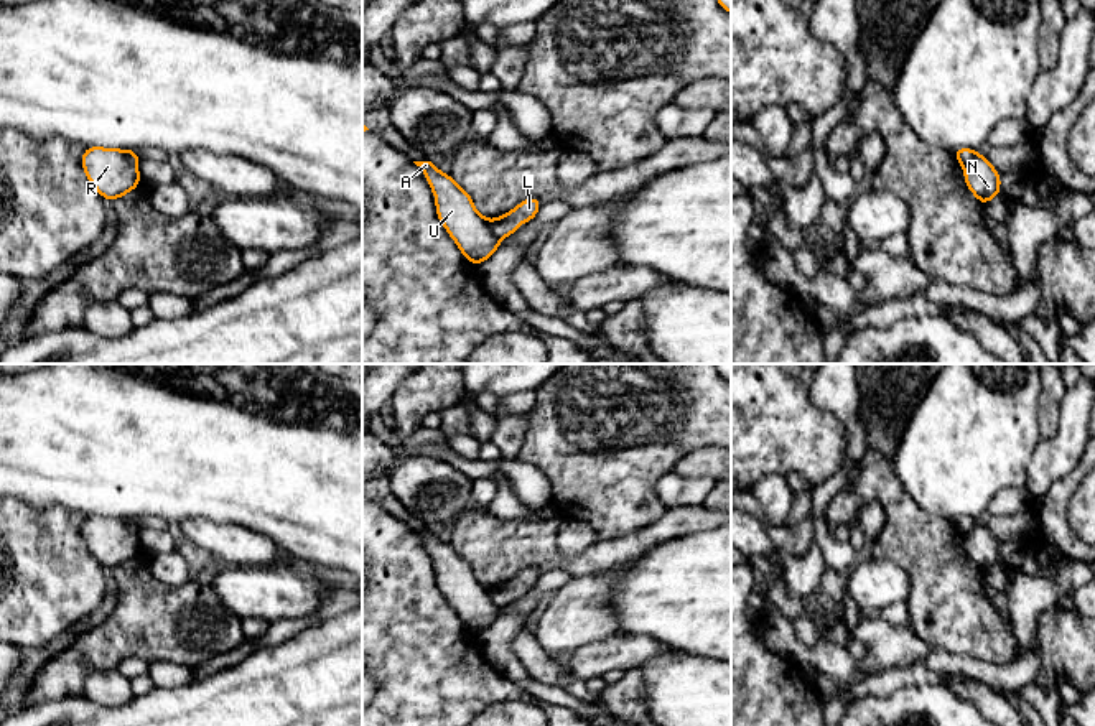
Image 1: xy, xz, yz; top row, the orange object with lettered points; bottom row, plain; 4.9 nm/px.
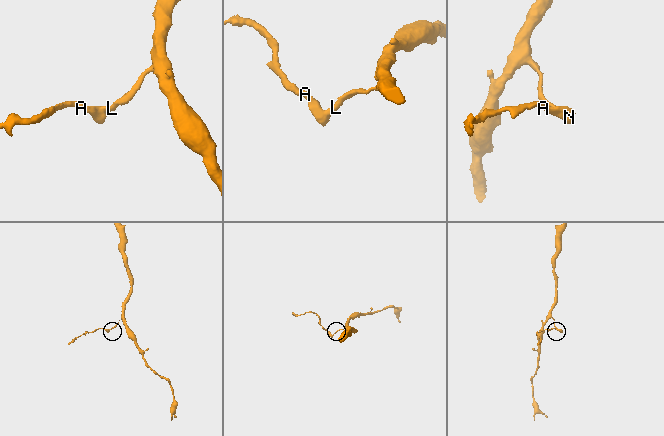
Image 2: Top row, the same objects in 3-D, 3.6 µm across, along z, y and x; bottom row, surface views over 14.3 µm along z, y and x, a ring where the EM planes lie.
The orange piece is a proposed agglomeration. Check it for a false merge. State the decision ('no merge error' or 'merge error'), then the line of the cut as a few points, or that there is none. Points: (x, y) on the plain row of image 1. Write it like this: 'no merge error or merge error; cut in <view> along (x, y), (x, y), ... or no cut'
merge error; cut in xz along (489, 590), (489, 598), (499, 608)

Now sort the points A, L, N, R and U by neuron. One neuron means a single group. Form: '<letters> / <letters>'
A N R U / L

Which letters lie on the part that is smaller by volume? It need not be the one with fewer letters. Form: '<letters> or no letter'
A, N, R, U

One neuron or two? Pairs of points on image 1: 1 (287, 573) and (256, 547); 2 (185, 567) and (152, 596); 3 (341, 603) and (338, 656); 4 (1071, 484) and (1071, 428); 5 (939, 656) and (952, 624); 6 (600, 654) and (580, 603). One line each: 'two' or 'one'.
1: two
2: two
3: two
4: two
5: two
6: two

